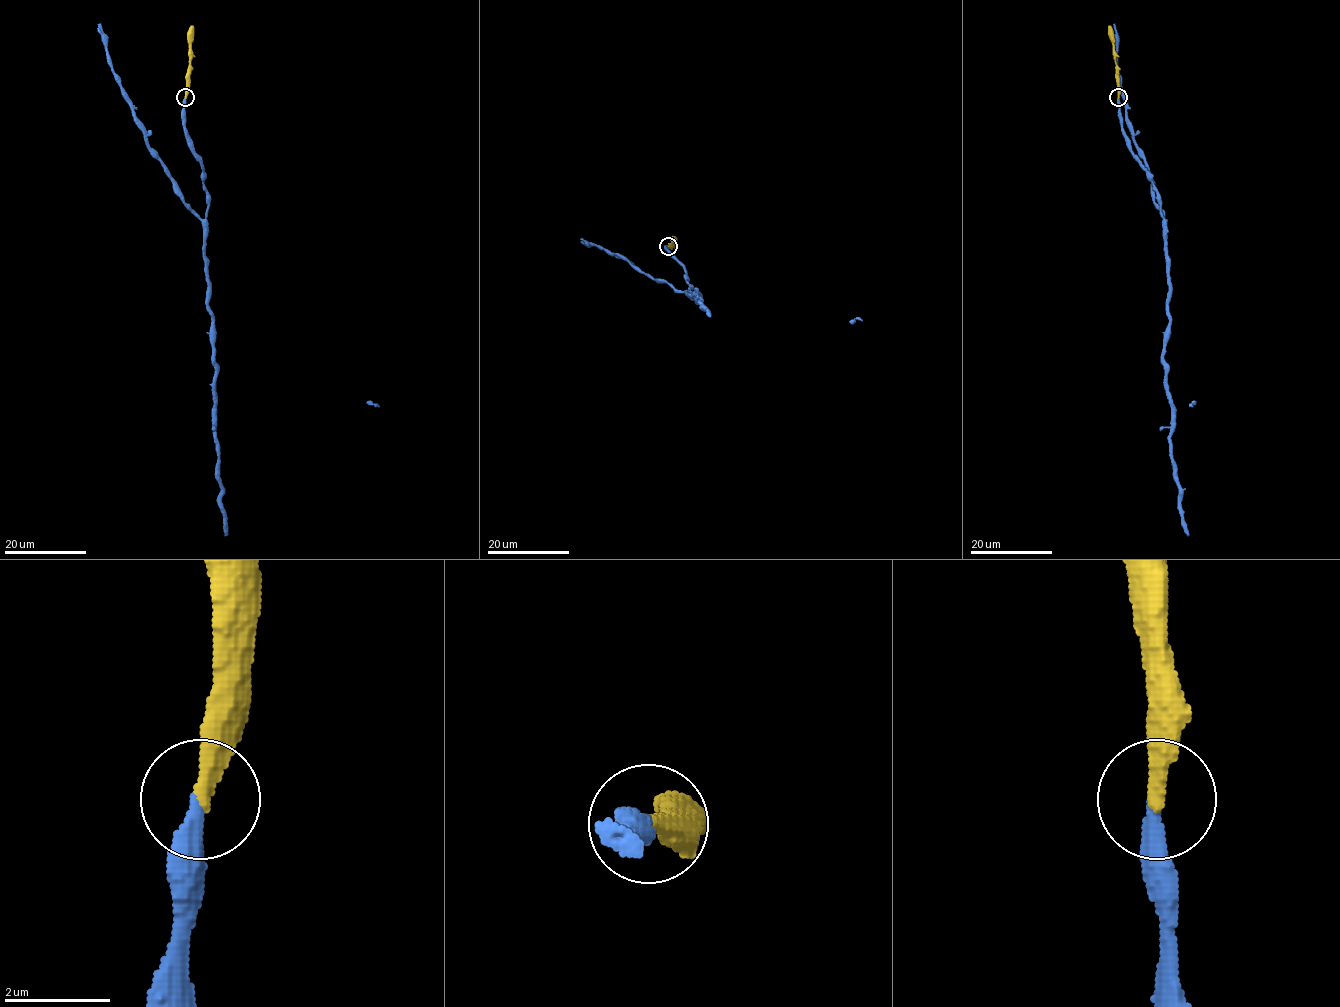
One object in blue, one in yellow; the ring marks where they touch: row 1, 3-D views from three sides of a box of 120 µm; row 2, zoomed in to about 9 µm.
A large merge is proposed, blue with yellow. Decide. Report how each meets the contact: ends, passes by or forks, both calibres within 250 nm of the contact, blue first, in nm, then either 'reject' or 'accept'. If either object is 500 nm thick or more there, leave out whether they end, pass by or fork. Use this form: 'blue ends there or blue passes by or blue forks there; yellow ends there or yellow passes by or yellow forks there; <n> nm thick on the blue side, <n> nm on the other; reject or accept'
blue ends there; yellow ends there; 360 nm thick on the blue side, 320 nm on the other; accept

